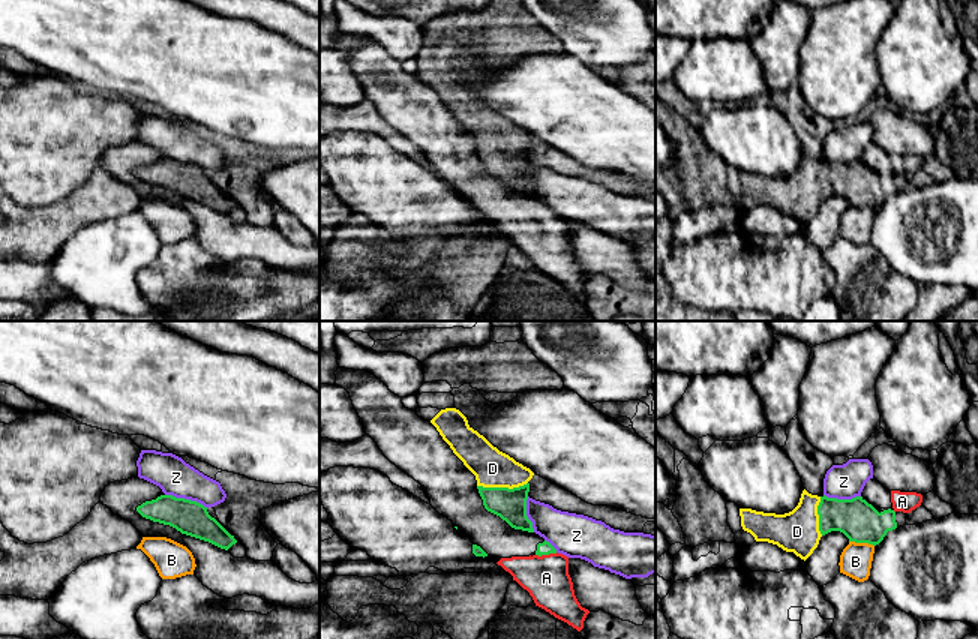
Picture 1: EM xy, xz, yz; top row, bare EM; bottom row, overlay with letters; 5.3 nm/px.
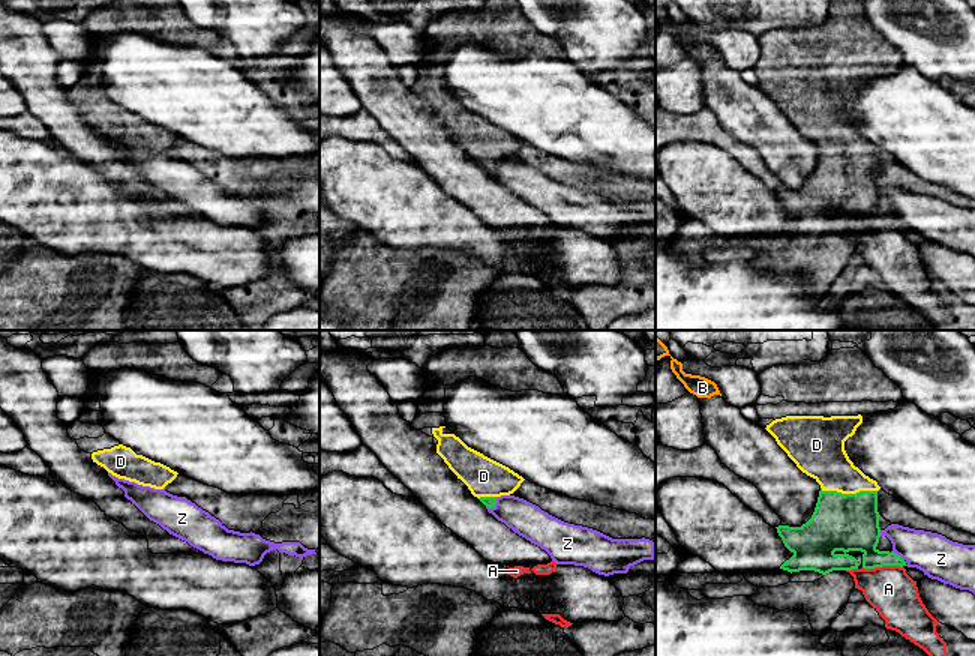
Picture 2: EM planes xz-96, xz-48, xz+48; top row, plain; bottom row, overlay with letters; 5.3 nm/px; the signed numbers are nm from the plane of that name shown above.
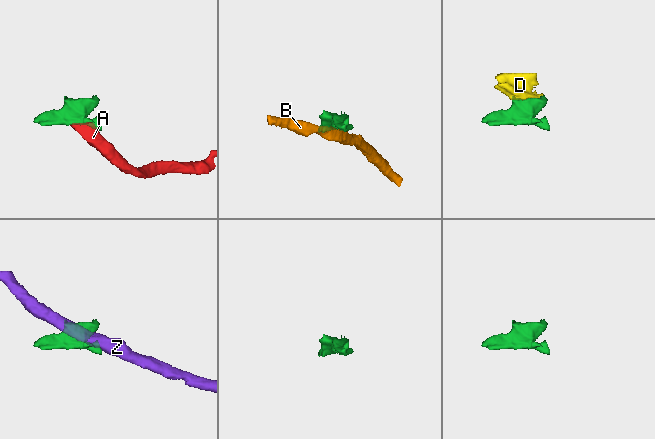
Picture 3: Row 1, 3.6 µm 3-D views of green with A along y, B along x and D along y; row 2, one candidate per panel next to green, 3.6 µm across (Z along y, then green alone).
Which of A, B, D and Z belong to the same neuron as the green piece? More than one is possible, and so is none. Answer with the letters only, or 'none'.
D

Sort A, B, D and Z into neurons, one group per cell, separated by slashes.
A / B Z / D

